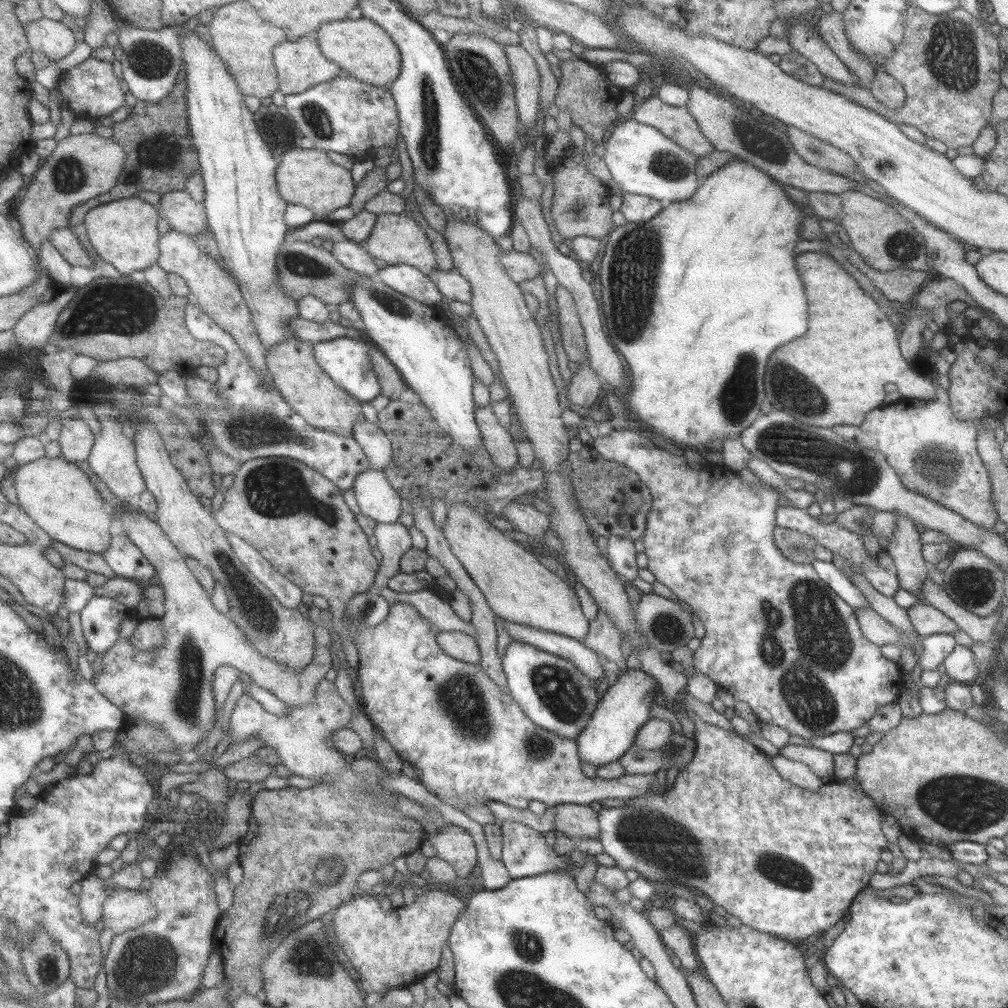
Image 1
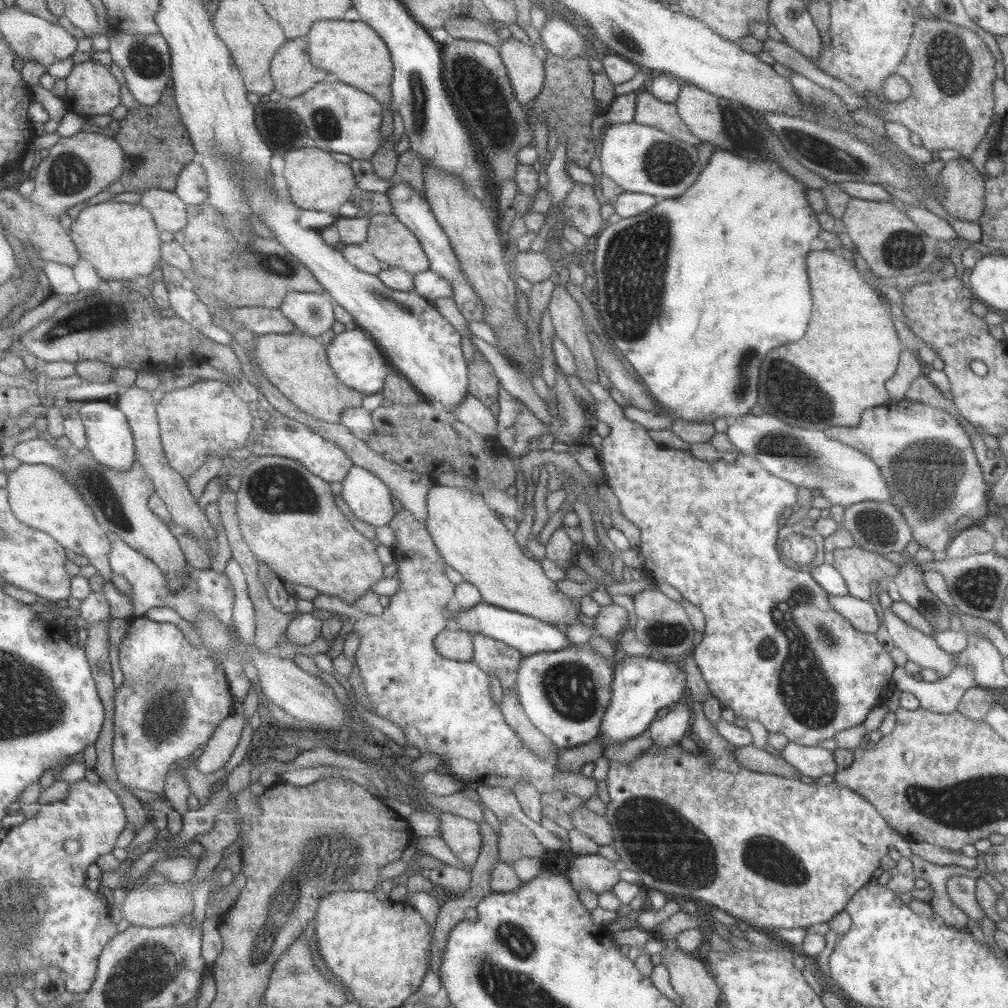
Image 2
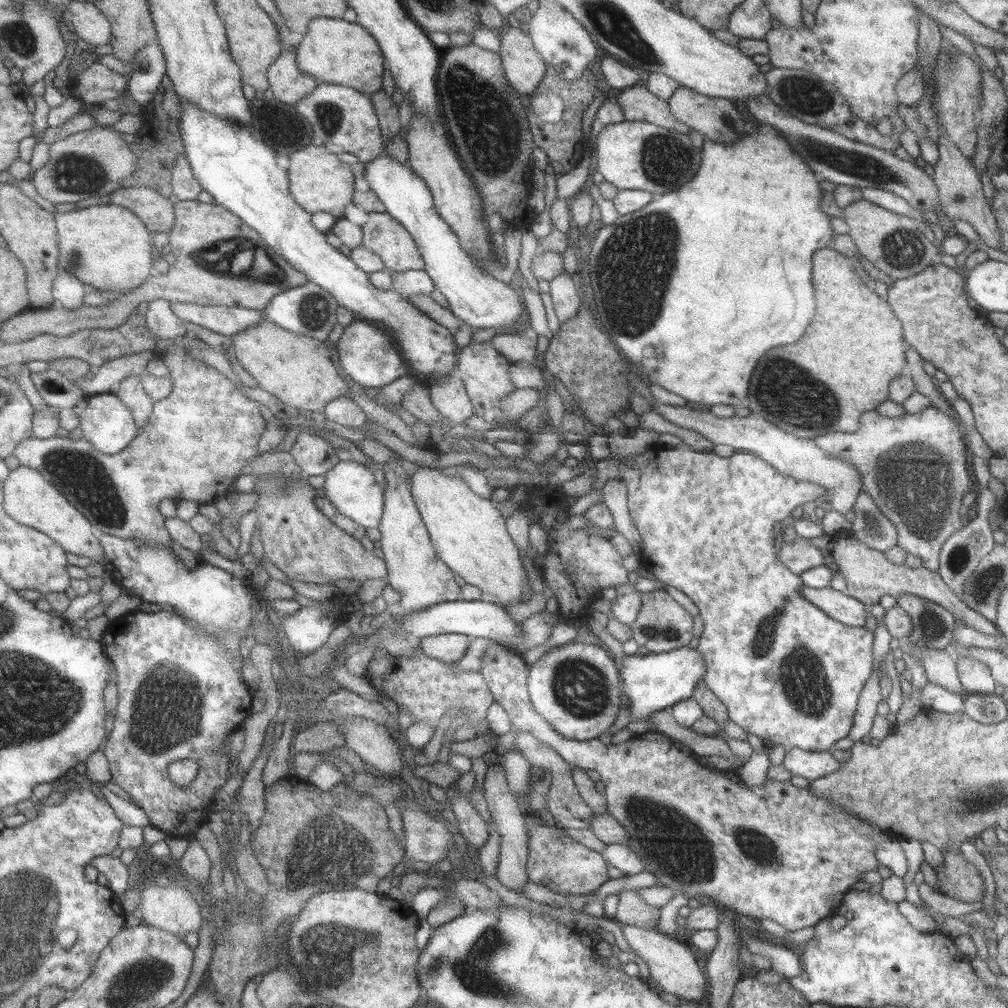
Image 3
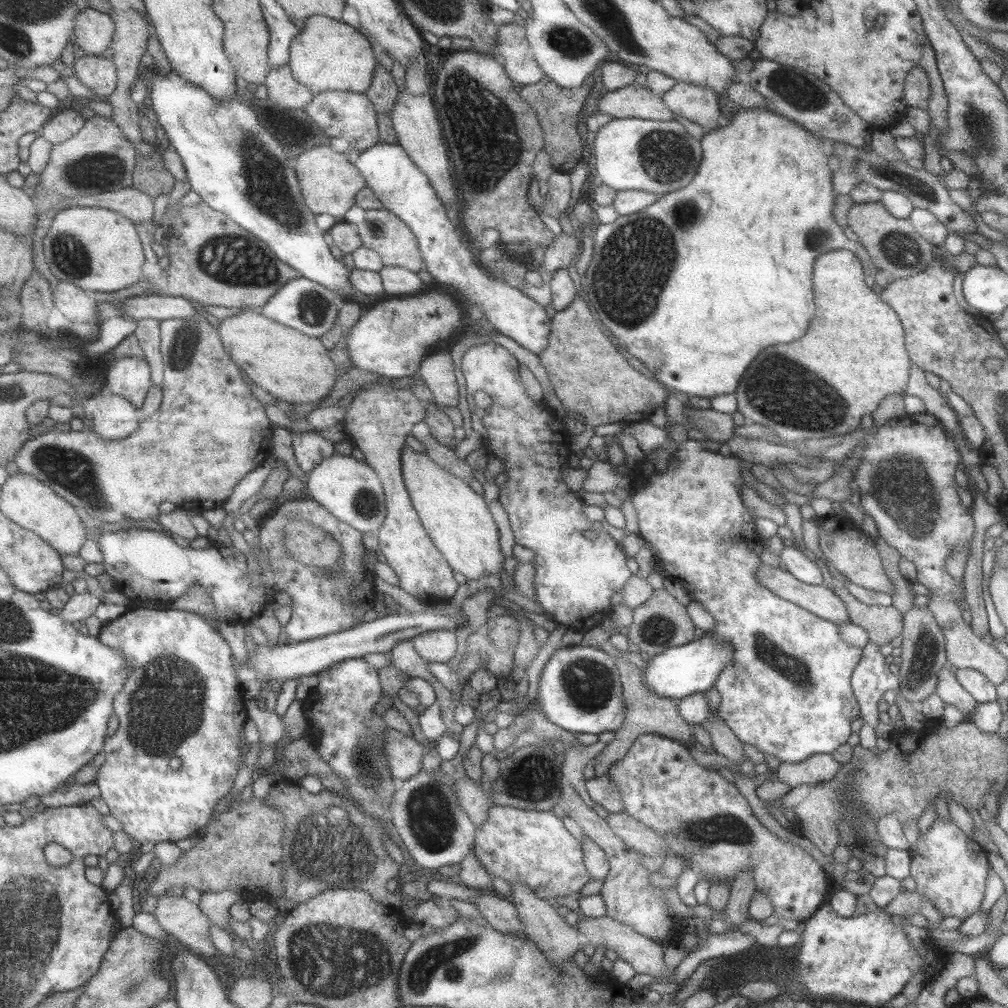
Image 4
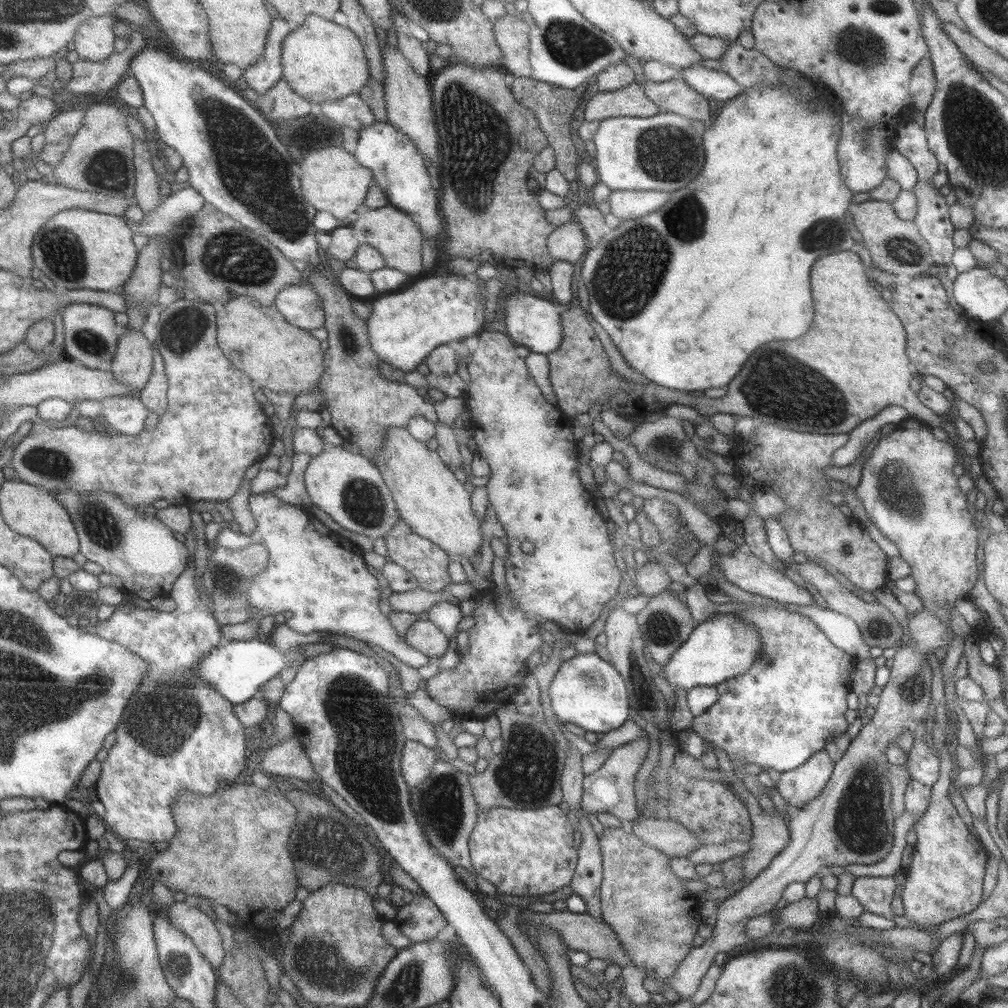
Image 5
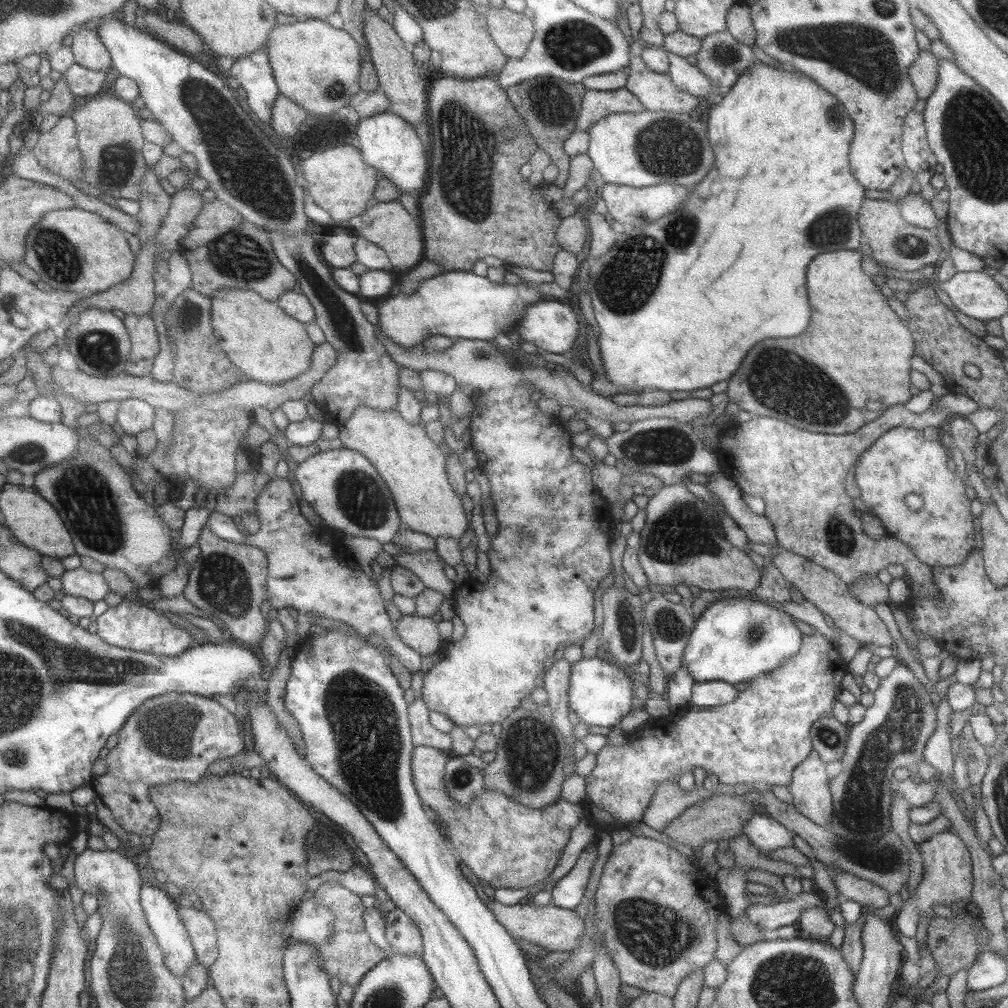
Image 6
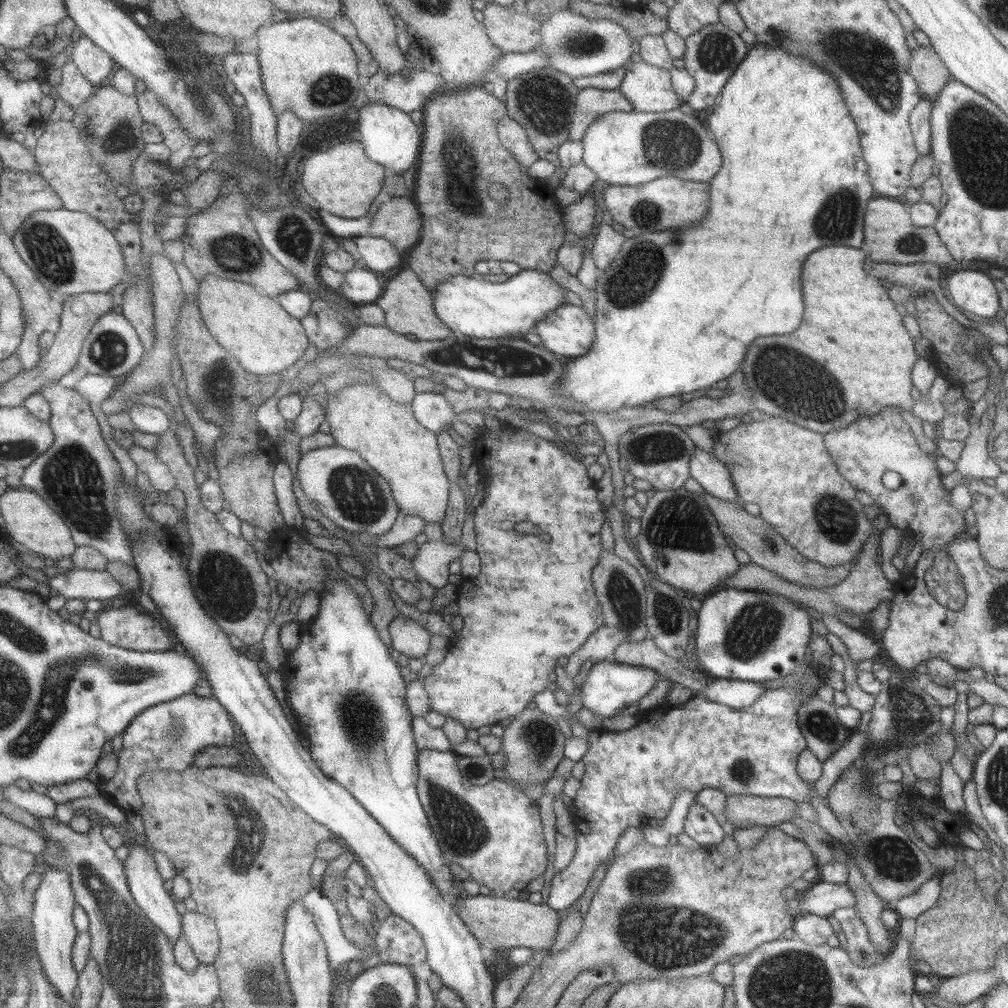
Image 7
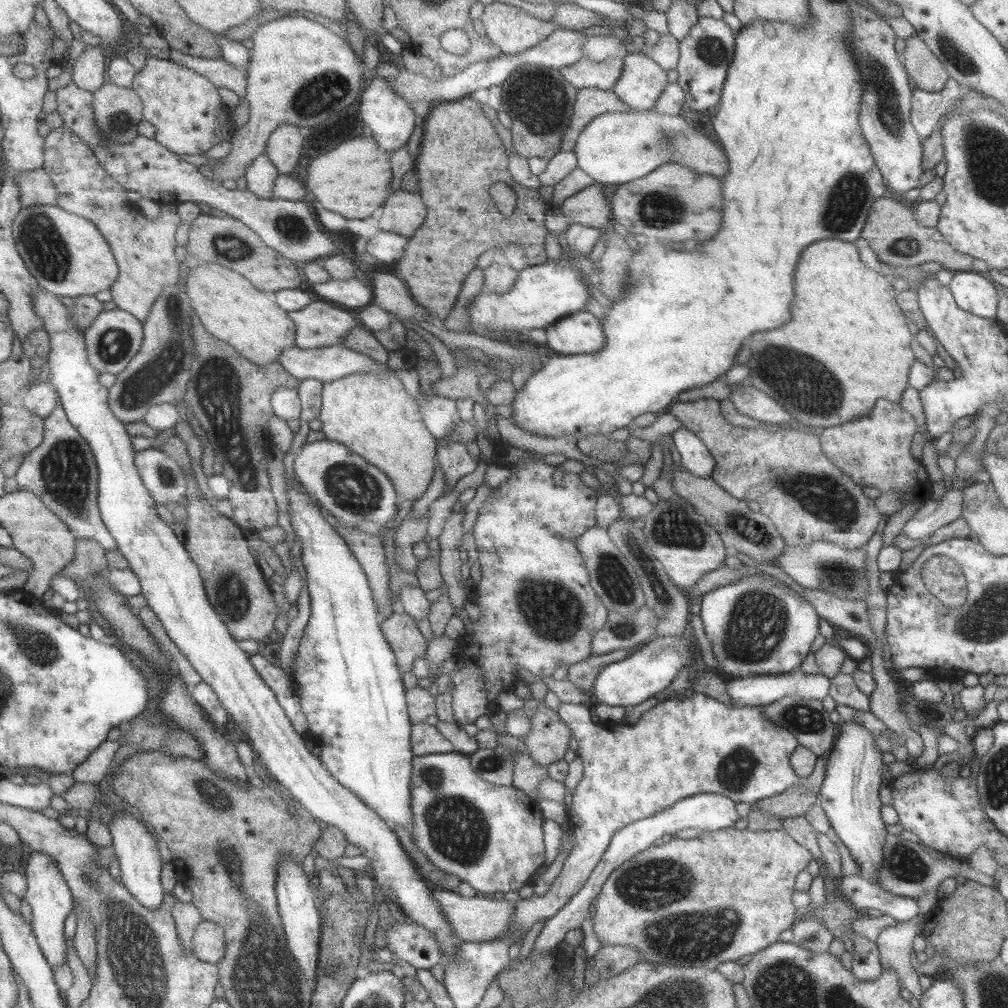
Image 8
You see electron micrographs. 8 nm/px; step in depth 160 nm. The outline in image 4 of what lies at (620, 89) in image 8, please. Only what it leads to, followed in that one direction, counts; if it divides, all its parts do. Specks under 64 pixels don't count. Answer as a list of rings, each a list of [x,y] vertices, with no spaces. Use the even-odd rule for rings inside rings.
[[[675,81],[660,97],[671,113],[696,122],[705,132],[718,127],[717,118],[720,111],[718,94],[714,90],[693,83]]]

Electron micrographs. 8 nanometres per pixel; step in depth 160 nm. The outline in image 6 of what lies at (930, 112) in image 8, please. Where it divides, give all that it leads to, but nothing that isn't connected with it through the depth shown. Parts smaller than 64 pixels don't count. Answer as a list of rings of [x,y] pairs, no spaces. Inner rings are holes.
[[[911,110],[904,116],[902,127],[901,146],[906,168],[916,176],[916,182],[920,186],[918,195],[934,204],[937,190],[929,186],[929,179],[935,173],[933,168],[938,162],[928,147],[923,115]]]

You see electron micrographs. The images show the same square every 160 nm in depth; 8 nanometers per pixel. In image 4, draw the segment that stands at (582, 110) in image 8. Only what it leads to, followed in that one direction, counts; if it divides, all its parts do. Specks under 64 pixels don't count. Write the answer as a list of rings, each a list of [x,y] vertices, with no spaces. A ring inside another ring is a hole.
[[[636,82],[607,91],[597,101],[598,114],[613,118],[641,118],[643,120],[671,120],[677,116],[671,113],[660,95]]]

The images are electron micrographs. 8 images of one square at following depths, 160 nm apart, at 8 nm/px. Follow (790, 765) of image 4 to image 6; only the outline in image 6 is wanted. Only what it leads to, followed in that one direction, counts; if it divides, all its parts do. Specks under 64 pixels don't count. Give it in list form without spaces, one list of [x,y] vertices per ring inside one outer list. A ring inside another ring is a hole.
[[[812,750],[793,769],[791,783],[787,787],[795,810],[817,826],[825,828],[832,820],[829,782],[825,763]]]

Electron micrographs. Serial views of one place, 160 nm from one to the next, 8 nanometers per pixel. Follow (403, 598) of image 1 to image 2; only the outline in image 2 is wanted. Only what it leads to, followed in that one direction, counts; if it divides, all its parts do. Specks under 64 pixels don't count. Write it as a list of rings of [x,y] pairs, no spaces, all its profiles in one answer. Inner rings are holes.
[[[471,634],[472,662],[483,672],[494,674],[499,686],[517,693],[516,680],[519,663],[524,656],[516,649],[482,634]]]

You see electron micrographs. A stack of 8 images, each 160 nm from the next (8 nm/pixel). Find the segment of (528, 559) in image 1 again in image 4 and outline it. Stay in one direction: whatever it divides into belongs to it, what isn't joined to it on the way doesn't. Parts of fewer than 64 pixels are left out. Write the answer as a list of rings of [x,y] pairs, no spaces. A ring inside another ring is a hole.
[[[406,445],[402,450],[402,477],[411,506],[415,509],[422,527],[452,570],[467,579],[478,579],[481,575],[489,573],[499,578],[503,555],[499,551],[497,542],[497,527],[491,519],[491,513],[485,506],[483,497],[475,493],[463,479],[457,478],[437,463],[433,463],[425,453],[419,454]]]

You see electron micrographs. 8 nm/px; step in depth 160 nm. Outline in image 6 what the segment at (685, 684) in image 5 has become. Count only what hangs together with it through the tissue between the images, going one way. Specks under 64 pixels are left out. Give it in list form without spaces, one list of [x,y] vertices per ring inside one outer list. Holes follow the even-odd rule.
[[[728,597],[712,600],[694,621],[680,664],[690,672],[694,682],[714,681],[715,679],[731,684],[746,682],[758,674],[775,670],[800,649],[802,633],[793,623],[793,619],[781,609],[750,599]]]

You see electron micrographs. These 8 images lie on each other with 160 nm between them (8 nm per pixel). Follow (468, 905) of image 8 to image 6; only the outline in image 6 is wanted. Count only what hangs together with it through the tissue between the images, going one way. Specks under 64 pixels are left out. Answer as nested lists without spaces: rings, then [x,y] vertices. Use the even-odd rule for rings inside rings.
[[[491,899],[487,902],[486,907],[493,913],[497,923],[505,928],[505,931],[517,940],[524,940],[531,944],[547,948],[547,950],[558,953],[560,951],[568,952],[573,947],[578,947],[578,942],[583,936],[584,920],[575,915],[572,910],[567,910],[548,905],[532,905],[527,904],[525,901],[511,906],[507,906]]]

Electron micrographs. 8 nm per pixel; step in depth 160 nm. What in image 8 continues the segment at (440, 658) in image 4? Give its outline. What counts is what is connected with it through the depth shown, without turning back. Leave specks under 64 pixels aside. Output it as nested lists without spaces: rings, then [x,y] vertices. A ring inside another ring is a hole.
[[[398,609],[387,618],[381,619],[382,633],[398,658],[398,669],[401,674],[412,670],[413,661],[425,656],[428,642],[419,633],[416,620],[403,610]]]

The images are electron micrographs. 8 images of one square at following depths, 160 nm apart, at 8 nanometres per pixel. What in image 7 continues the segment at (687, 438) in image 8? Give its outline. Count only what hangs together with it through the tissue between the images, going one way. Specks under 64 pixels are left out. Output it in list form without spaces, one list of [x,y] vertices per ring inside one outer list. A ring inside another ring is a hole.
[[[693,448],[688,463],[688,476],[699,483],[704,492],[726,501],[735,501],[741,506],[736,489],[725,465],[701,448]]]

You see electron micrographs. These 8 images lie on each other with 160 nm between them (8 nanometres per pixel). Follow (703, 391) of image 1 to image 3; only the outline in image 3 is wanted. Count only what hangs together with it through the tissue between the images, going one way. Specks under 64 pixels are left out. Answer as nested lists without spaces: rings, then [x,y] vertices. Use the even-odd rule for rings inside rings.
[[[757,123],[754,126],[754,131],[752,133],[745,133],[741,138],[735,139],[730,143],[720,143],[709,139],[705,139],[702,144],[702,157],[700,160],[700,165],[697,172],[693,175],[693,178],[686,182],[681,188],[677,188],[675,192],[668,192],[662,195],[654,196],[651,202],[648,202],[645,206],[639,208],[639,210],[634,210],[629,214],[619,215],[615,222],[608,225],[603,225],[598,231],[593,235],[593,244],[590,246],[589,253],[589,286],[591,292],[593,292],[593,304],[592,310],[594,312],[594,317],[597,323],[603,328],[605,334],[613,340],[613,344],[619,353],[632,365],[635,372],[641,376],[642,380],[648,384],[657,385],[663,390],[671,394],[676,394],[681,396],[685,401],[699,402],[699,404],[704,404],[707,407],[713,406],[714,404],[726,404],[734,406],[737,400],[746,397],[745,390],[747,390],[747,382],[749,382],[749,376],[751,376],[751,370],[755,369],[756,362],[761,358],[761,354],[773,346],[781,346],[781,344],[791,344],[795,340],[799,340],[807,328],[807,324],[811,322],[813,318],[813,310],[815,310],[815,298],[813,298],[813,286],[811,286],[811,270],[809,270],[809,262],[811,262],[811,256],[820,248],[830,247],[832,244],[832,238],[837,233],[834,229],[834,222],[820,209],[820,200],[822,197],[823,190],[820,187],[820,179],[816,173],[811,170],[807,163],[803,162],[803,159],[789,146],[788,140],[782,135],[774,131],[774,128],[770,124]]]

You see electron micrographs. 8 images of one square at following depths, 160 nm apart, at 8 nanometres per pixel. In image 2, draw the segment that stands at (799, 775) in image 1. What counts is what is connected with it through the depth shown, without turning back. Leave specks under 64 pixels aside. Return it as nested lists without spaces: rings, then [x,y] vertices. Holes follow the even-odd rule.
[[[753,745],[736,746],[732,755],[738,762],[738,765],[747,770],[798,779],[794,766],[791,766],[780,756],[773,757],[773,755],[767,753],[763,748],[755,748]]]

